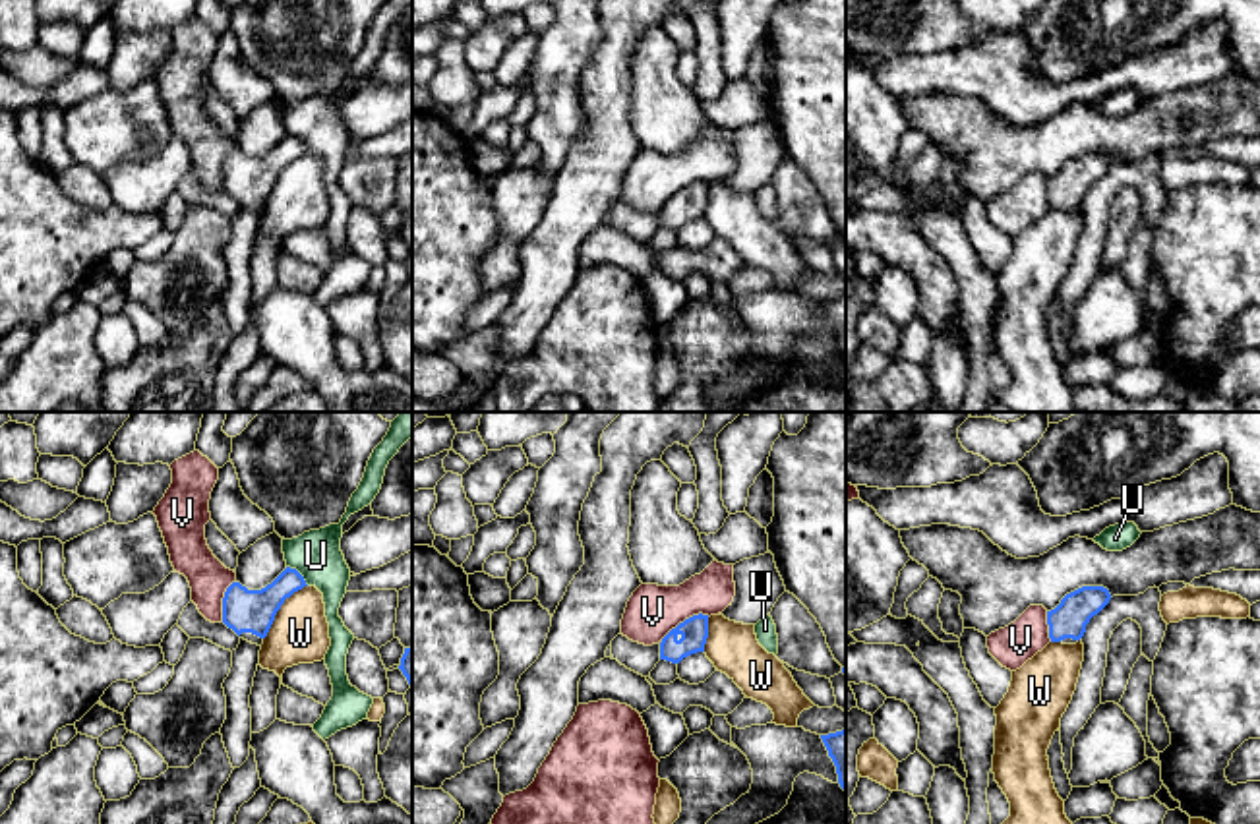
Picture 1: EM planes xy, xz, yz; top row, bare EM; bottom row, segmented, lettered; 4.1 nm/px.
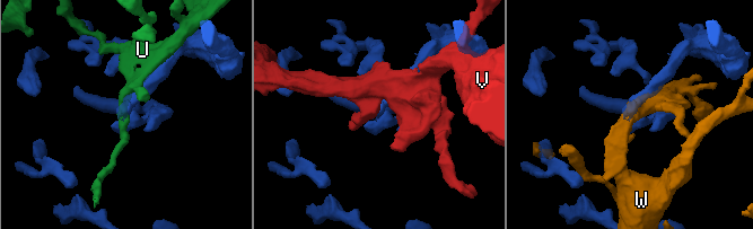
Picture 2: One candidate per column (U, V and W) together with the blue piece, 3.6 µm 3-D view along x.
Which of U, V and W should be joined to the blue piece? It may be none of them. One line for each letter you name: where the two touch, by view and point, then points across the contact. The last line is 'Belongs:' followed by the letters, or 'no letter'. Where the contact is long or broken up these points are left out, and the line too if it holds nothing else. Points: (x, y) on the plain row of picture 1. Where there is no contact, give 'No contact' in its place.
Belongs: no letter

